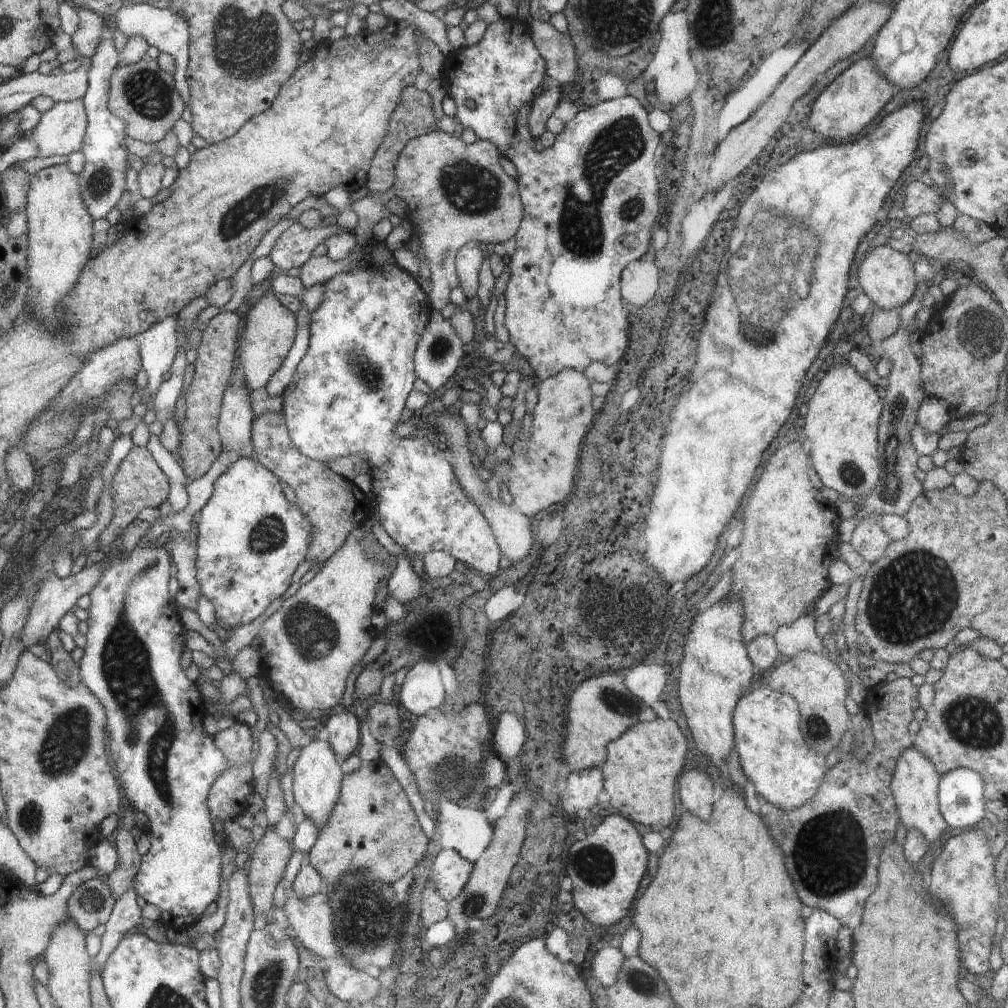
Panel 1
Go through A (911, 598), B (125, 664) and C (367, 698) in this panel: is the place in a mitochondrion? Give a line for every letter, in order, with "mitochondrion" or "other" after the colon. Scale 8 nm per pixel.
A: mitochondrion
B: mitochondrion
C: other

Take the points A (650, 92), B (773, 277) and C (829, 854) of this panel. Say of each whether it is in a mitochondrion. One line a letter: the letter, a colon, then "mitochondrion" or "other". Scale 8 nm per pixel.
A: other
B: mitochondrion
C: mitochondrion

